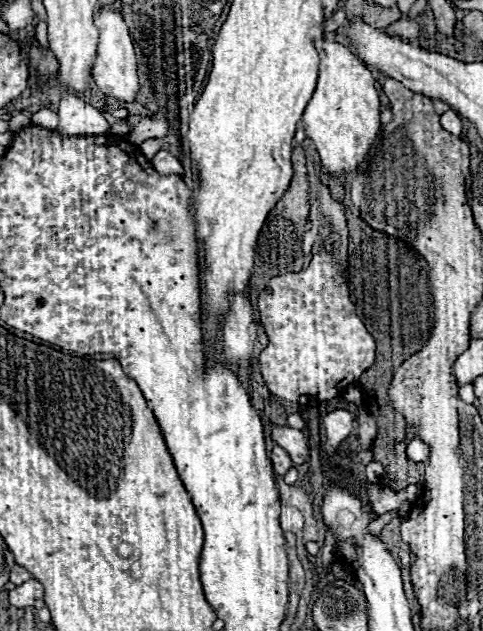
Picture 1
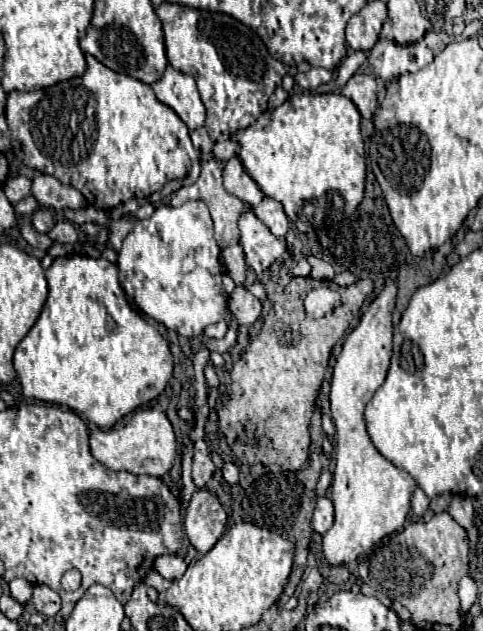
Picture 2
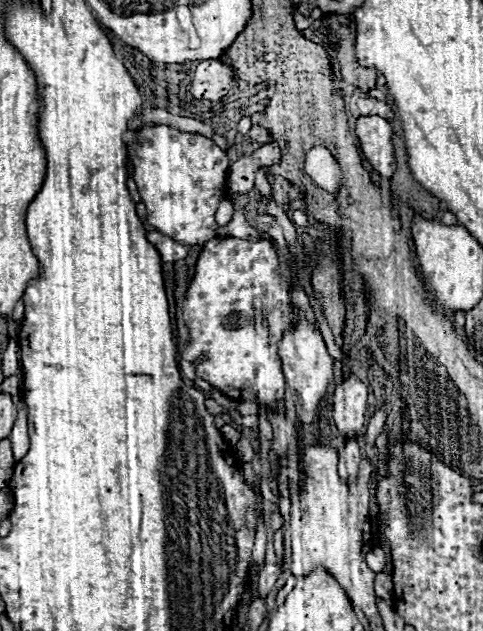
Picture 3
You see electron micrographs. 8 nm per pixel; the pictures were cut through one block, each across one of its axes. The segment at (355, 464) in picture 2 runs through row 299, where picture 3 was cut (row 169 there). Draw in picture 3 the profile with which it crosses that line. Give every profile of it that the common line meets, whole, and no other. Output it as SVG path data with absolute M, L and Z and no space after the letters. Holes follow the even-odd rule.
M360 116L356 122L356 136L374 170L384 178L390 178L396 170L390 122L380 116Z

